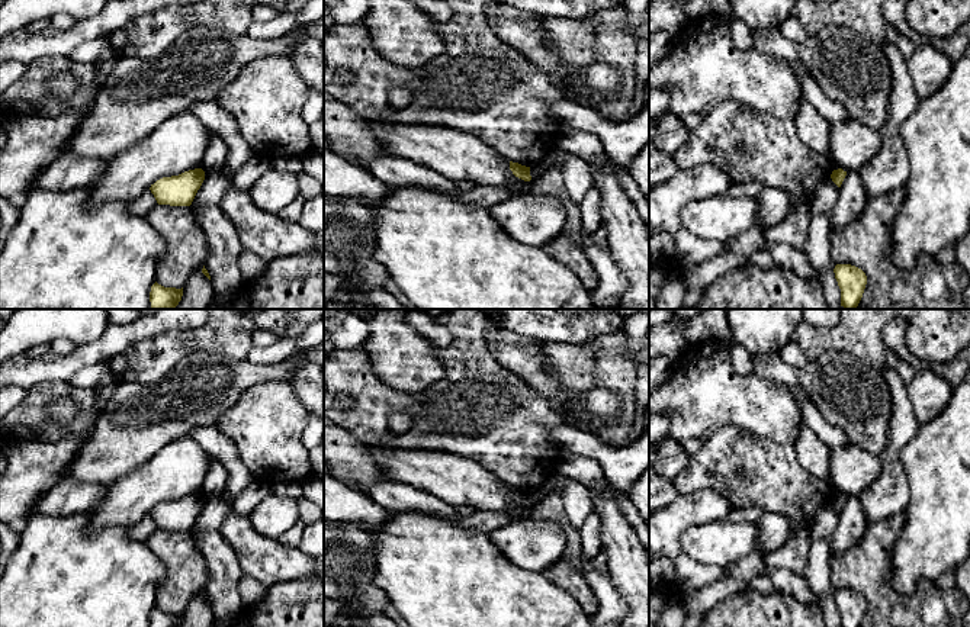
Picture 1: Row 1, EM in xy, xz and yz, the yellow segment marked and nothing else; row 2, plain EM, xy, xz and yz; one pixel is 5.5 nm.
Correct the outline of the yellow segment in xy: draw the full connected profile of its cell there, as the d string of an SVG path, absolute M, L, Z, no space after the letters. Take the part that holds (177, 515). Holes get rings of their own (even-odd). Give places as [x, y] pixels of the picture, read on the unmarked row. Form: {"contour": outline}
{"contour": "M195 493L179 501L163 502L150 515L158 530L190 531L205 505L205 496Z"}

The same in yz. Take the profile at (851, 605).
{"contour": "M836 589L834 598L841 614L841 627L860 627L867 610L865 598L851 589Z"}

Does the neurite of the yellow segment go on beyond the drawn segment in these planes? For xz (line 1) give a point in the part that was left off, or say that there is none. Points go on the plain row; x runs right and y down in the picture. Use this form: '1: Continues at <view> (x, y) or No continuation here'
1: No continuation here

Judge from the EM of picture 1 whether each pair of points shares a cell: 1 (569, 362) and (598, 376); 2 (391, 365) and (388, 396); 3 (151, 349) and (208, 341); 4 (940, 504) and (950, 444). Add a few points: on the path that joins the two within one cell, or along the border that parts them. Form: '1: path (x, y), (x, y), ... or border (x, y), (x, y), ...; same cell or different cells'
1: path (577, 366), (588, 366), (591, 369); same cell
2: border (369, 359), (371, 369), (391, 386), (423, 391); different cells
3: path (166, 349), (193, 341); same cell
4: path (950, 489), (950, 459); same cell

